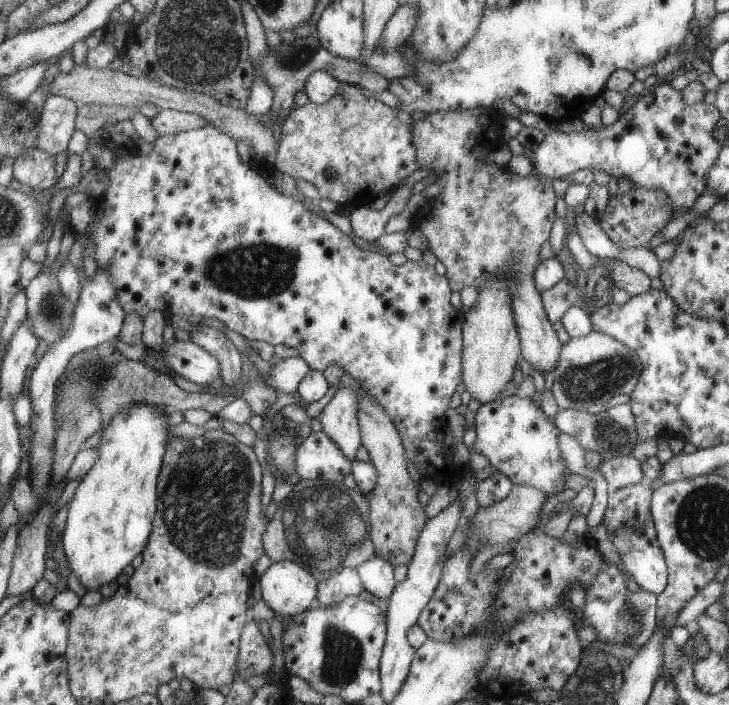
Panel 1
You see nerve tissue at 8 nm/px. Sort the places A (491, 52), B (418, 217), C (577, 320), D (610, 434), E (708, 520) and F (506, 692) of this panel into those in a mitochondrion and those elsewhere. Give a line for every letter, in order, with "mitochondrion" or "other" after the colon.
A: mitochondrion
B: other
C: other
D: mitochondrion
E: mitochondrion
F: other

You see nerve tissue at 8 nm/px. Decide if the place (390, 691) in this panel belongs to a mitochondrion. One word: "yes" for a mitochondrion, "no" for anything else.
no

